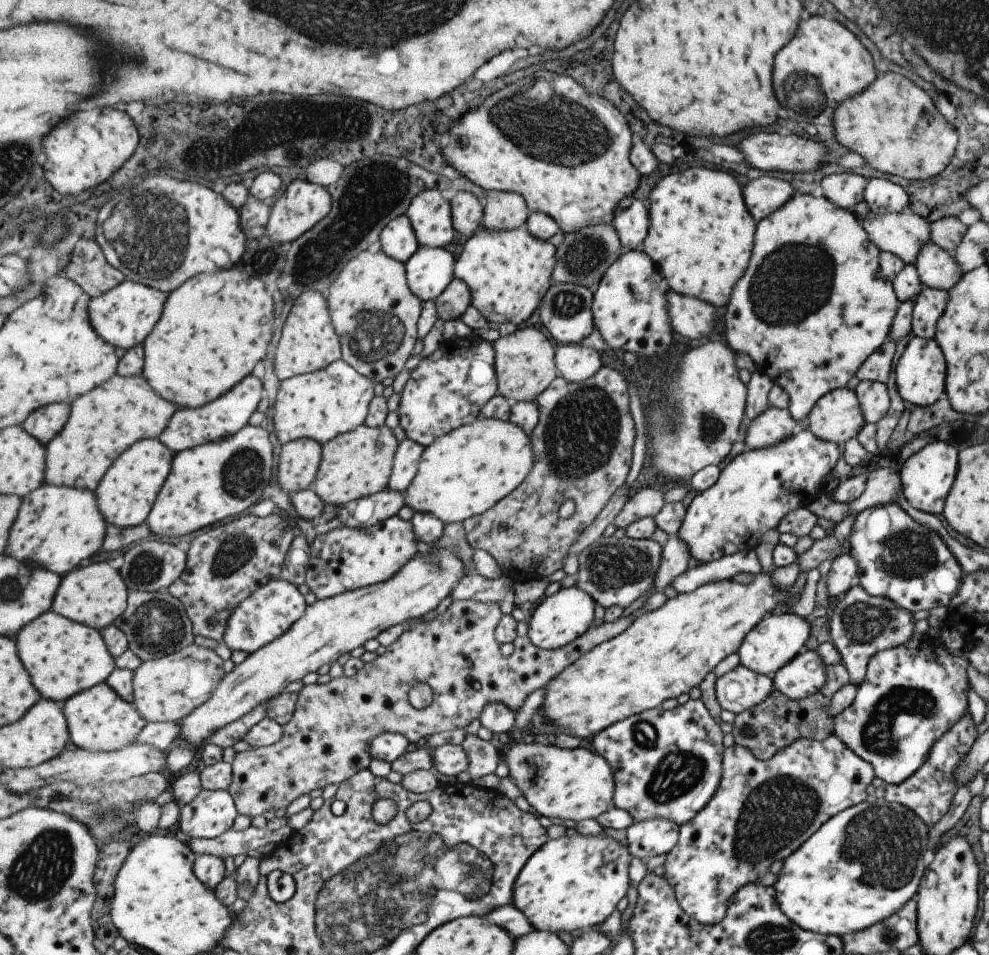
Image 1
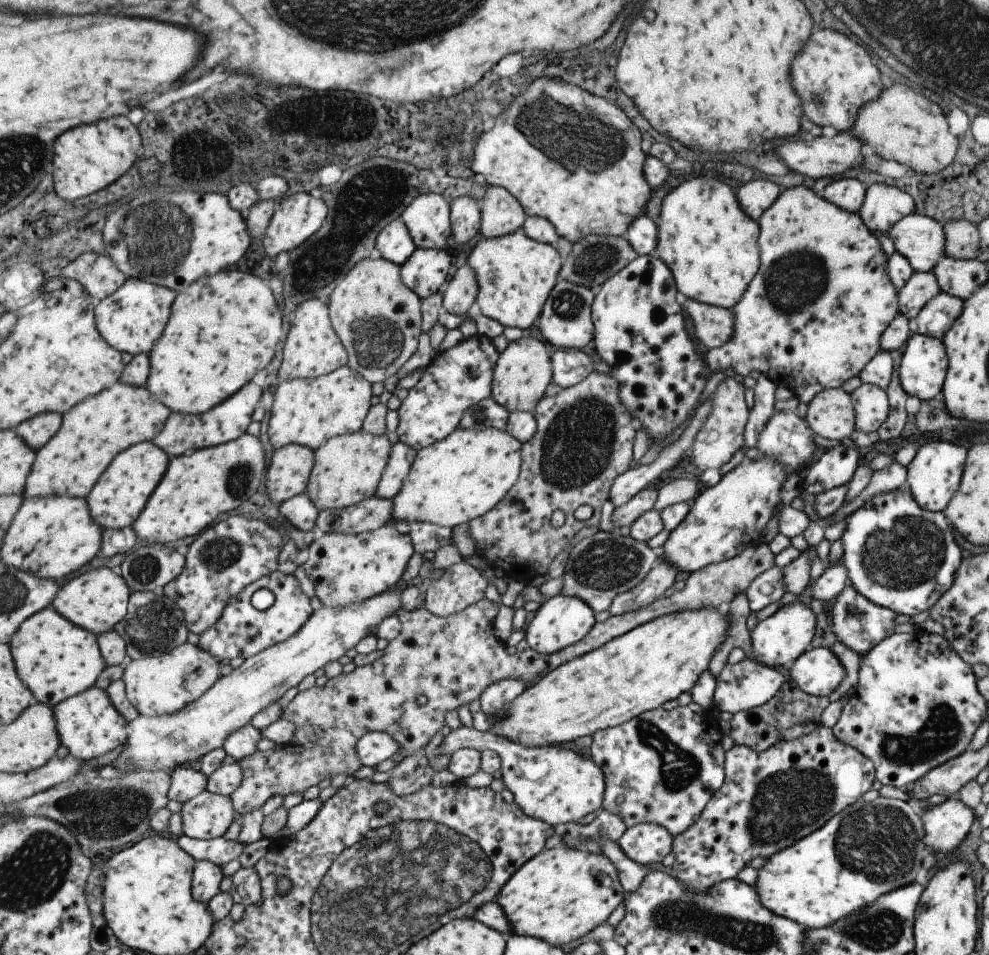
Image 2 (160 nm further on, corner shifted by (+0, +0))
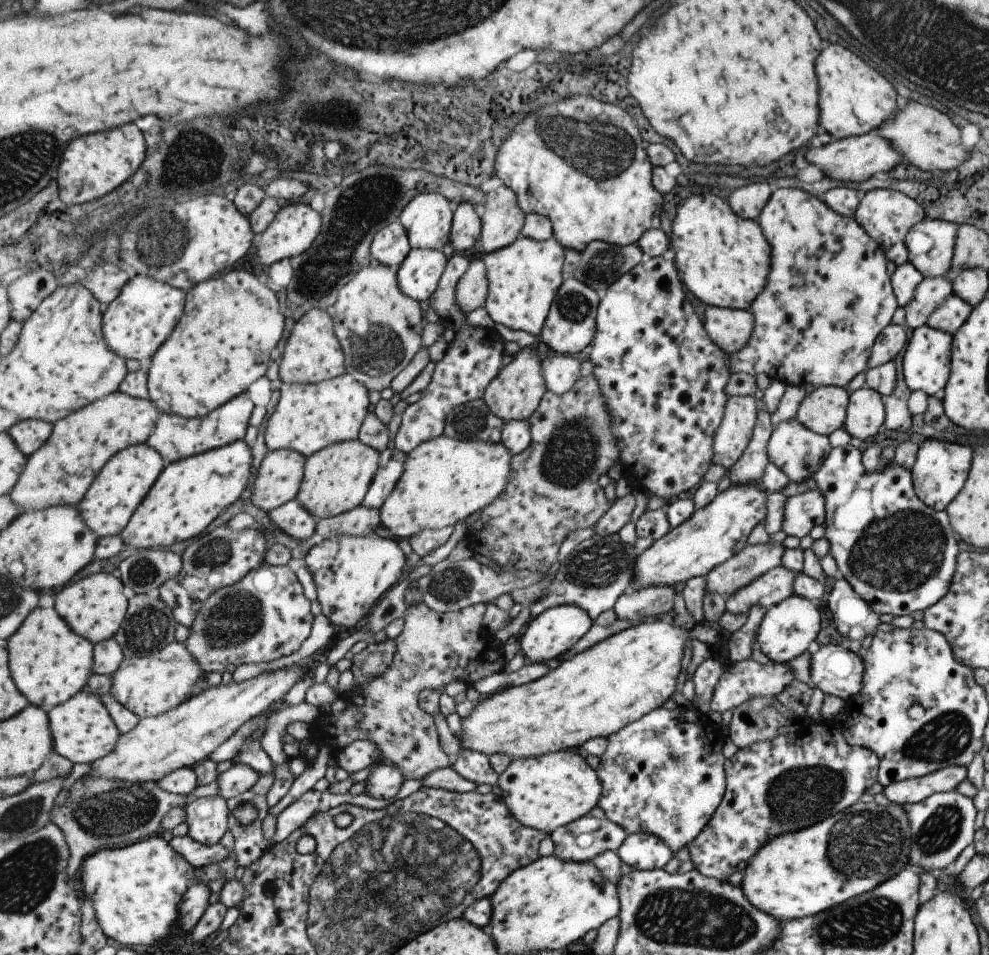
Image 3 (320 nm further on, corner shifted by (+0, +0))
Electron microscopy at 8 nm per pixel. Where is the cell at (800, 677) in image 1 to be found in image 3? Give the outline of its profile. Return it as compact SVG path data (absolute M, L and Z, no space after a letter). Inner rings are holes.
M825 644L809 658L809 680L823 695L847 702L861 690L863 663L845 645Z

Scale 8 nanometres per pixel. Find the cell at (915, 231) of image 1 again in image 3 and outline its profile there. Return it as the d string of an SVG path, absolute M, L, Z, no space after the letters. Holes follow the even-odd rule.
M924 219L909 228L903 244L907 262L923 277L948 275L957 225Z

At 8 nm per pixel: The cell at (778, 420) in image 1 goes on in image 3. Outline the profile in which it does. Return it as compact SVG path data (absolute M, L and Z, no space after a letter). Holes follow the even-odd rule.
M789 418L779 424L772 424L771 435L765 446L768 463L777 466L790 482L803 482L813 477L825 456L829 453L828 438L810 432L799 420Z

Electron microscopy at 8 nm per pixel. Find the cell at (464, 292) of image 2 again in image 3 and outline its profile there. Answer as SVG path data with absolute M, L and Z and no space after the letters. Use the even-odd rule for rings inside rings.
M475 259L457 287L456 299L466 312L473 312L479 306L486 306L490 291L488 270L485 261Z

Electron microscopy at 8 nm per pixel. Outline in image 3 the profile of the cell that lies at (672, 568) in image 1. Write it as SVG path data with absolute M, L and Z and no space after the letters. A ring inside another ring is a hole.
M643 586L623 594L617 600L614 612L617 618L639 625L672 610L673 596L671 586Z

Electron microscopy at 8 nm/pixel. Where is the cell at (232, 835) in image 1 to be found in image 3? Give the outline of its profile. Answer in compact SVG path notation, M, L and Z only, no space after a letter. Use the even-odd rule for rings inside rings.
M191 836L173 837L170 844L181 854L185 856L195 869L207 868L211 864L223 862L229 858L231 850L227 850L225 846L218 844L201 844L197 840L193 840Z

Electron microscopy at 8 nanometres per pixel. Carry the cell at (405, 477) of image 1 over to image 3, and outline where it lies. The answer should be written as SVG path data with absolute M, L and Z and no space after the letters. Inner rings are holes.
M396 447L389 448L382 453L379 472L377 472L362 506L381 509L385 505L403 477L407 458L409 456Z

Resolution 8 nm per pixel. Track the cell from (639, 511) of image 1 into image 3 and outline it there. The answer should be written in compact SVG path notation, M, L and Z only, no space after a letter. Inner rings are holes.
M629 494L625 498L617 498L606 515L597 522L594 533L601 536L618 534L631 520L635 512L635 496Z

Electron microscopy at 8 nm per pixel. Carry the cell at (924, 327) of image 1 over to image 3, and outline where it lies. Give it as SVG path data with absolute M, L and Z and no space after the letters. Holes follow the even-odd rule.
M947 296L938 308L935 308L925 325L933 330L941 330L952 335L961 327L961 324L966 322L969 314L972 312L972 307L969 304L960 300L957 296Z

